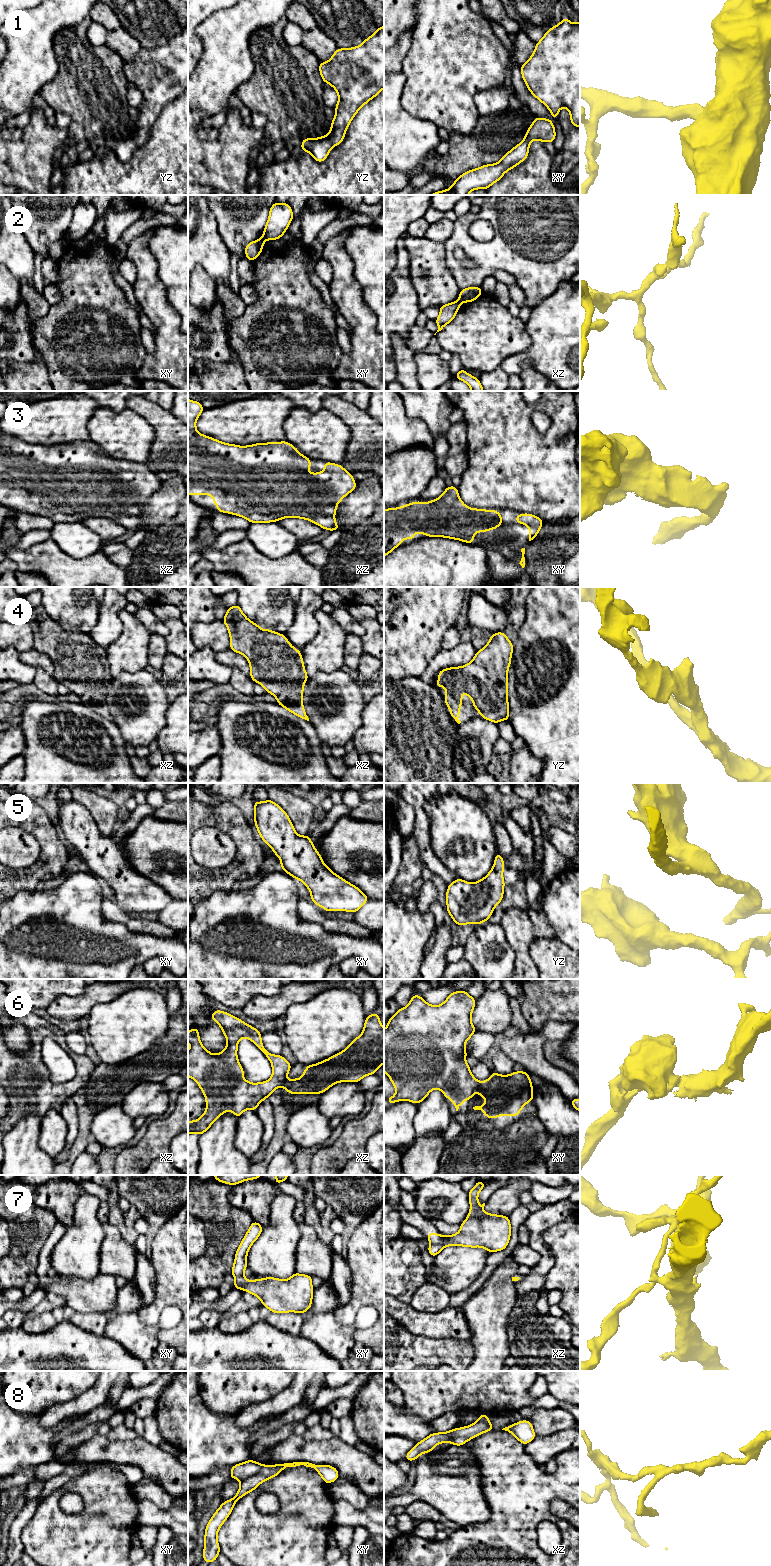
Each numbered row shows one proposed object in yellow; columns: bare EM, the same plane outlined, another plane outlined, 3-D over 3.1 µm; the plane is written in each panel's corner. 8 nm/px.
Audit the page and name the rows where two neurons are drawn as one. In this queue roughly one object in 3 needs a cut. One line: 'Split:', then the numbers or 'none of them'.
Split: 2, 6, 7, 8

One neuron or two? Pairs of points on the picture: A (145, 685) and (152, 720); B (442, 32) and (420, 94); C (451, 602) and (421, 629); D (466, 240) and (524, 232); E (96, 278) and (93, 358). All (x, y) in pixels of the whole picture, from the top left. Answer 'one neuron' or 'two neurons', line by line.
A: one neuron
B: one neuron
C: one neuron
D: one neuron
E: one neuron

